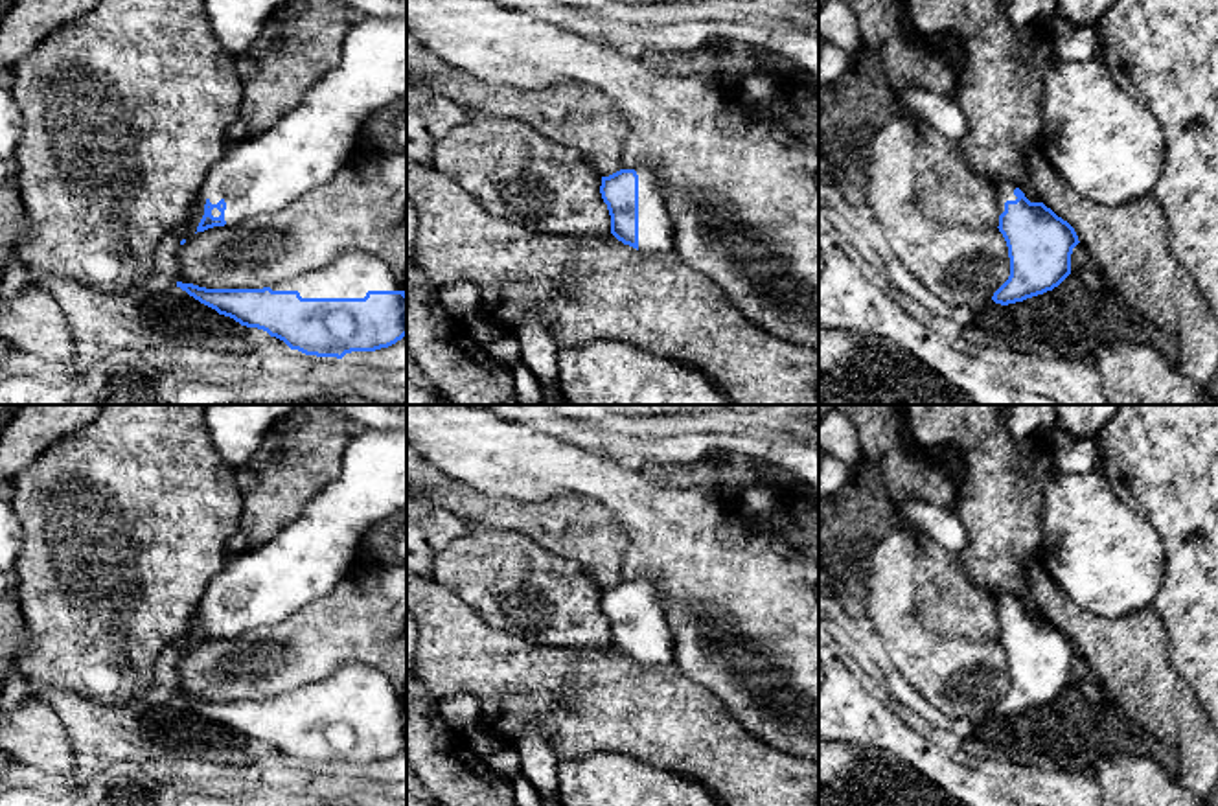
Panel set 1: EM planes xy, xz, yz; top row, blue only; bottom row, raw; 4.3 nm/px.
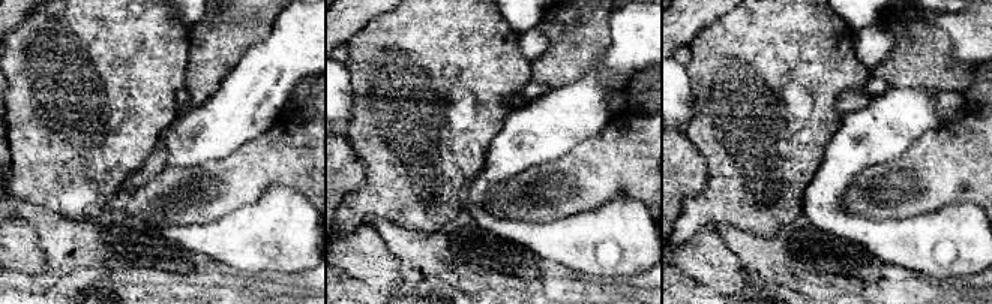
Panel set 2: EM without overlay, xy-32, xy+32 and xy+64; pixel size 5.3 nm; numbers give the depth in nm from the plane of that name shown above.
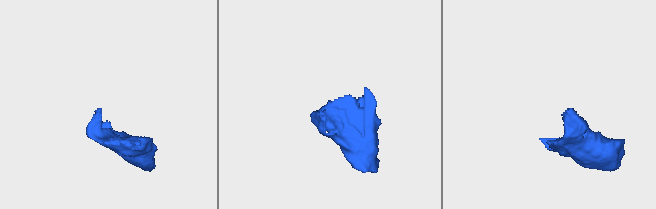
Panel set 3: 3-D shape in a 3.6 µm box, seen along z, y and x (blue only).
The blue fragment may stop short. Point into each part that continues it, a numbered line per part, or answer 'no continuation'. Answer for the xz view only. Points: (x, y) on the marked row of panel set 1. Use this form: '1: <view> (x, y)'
1: xz (655, 230)

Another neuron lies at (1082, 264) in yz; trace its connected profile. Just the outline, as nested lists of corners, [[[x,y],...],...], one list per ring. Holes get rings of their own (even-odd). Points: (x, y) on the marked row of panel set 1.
[[[1076,245],[1071,254],[1071,274],[1078,276],[1086,289],[1102,294],[1106,289],[1111,289],[1095,263],[1093,256],[1084,245]]]

